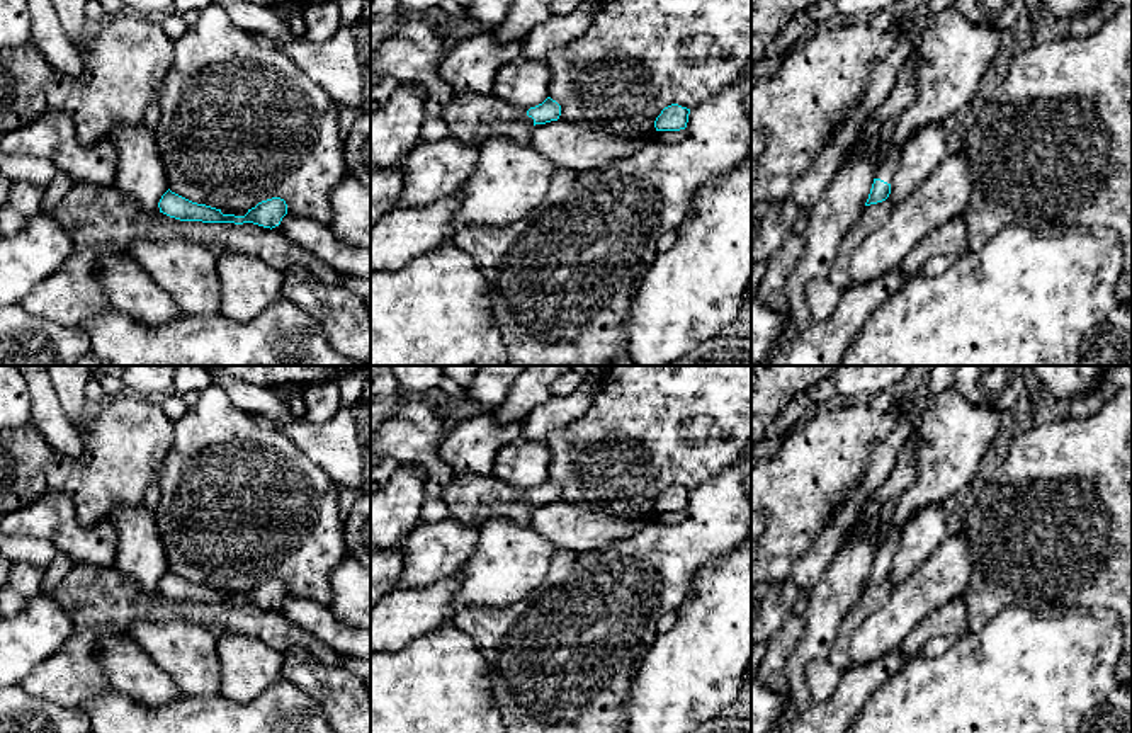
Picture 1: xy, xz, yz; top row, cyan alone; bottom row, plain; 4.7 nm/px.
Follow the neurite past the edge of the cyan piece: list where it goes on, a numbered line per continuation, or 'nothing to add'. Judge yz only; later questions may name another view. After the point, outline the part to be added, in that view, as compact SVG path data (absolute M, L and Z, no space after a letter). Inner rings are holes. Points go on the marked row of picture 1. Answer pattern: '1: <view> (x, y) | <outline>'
1: yz (886, 170) | M891 146L886 160L877 167L875 179L892 184L899 162L901 162L901 150L897 146Z

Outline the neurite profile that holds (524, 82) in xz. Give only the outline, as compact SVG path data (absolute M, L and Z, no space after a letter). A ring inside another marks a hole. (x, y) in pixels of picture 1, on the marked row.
M518 56L498 70L493 94L508 104L530 109L549 97L549 77L546 61Z

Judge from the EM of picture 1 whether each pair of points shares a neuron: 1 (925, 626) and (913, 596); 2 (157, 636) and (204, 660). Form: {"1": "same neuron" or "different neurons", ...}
{"1": "different neurons", "2": "same neuron"}

